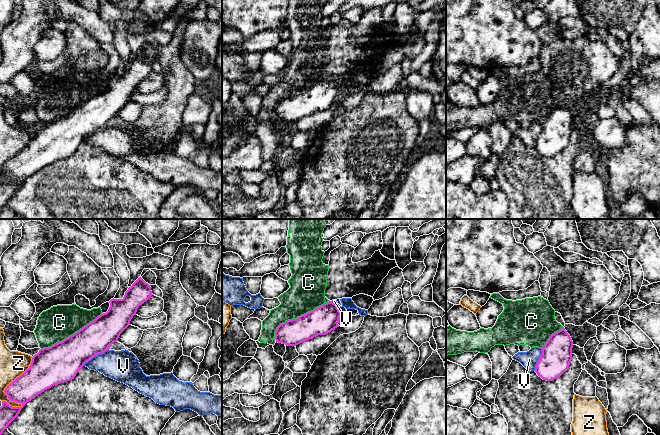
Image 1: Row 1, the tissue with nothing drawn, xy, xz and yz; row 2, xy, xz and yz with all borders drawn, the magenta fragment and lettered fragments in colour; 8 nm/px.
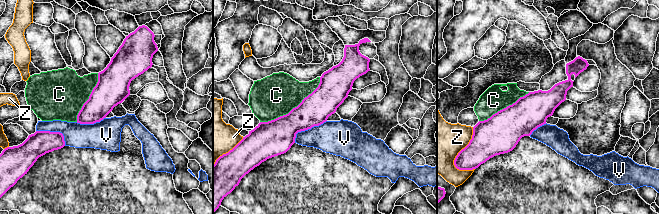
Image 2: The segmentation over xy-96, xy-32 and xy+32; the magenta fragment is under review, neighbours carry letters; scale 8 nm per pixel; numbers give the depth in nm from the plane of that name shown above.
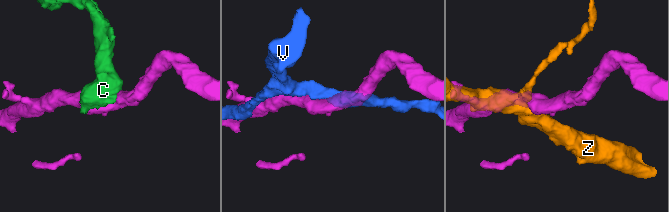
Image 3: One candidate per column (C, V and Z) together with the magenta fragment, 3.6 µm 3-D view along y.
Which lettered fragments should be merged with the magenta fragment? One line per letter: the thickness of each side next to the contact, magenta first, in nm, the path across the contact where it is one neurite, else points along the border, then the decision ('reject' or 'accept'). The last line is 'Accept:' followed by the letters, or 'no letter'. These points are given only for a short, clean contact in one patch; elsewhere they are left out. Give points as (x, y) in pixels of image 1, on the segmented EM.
C: 220 nm thick on the magenta side, 280 nm on the other; reject
V: 280 nm thick on the magenta side, 260 nm on the other; reject
Z: 220 nm thick on the magenta side, 200 nm on the other; reject
Accept: no letter

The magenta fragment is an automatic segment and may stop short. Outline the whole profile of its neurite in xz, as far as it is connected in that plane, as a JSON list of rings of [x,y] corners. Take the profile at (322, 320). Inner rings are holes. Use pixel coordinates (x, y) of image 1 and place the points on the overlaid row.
[[[327,302],[297,319],[280,324],[275,340],[288,346],[296,346],[318,335],[326,335],[339,327],[341,313],[333,302]]]

